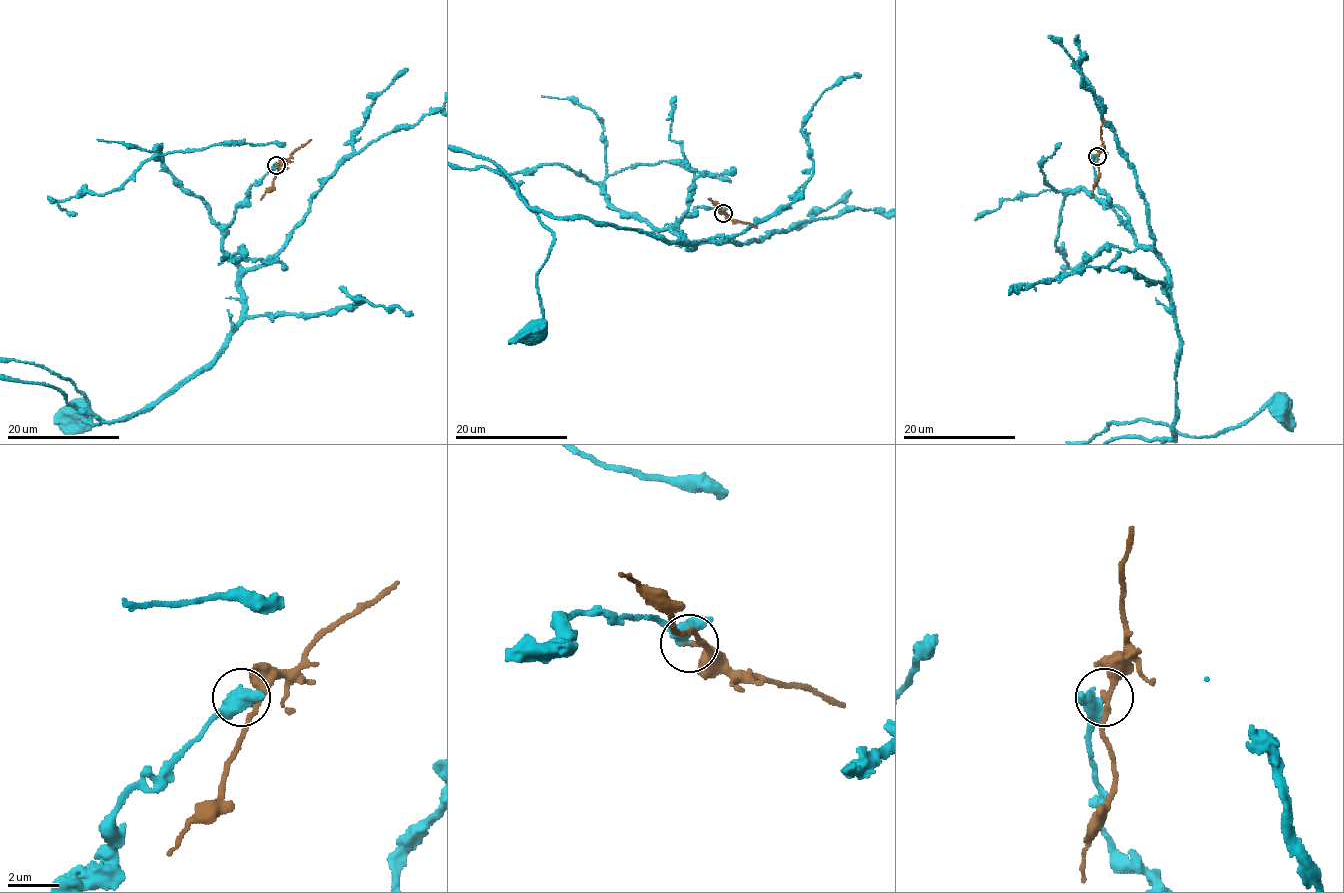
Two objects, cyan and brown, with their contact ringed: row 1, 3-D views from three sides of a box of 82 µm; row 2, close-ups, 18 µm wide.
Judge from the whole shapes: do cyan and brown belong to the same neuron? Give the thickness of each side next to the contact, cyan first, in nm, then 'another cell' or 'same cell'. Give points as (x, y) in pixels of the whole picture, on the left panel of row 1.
420/150 nm | another cell

